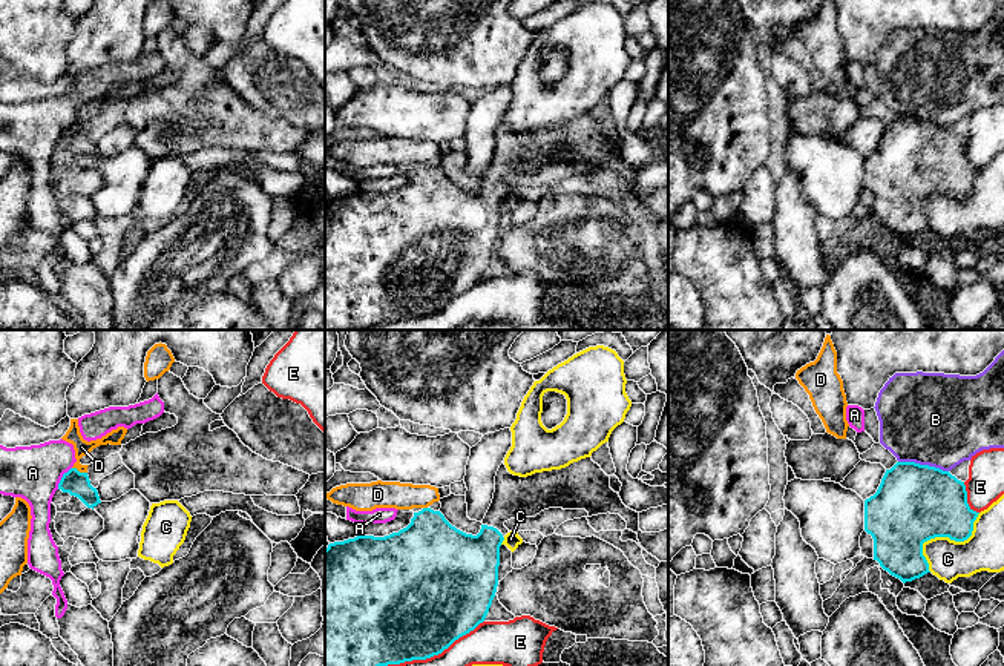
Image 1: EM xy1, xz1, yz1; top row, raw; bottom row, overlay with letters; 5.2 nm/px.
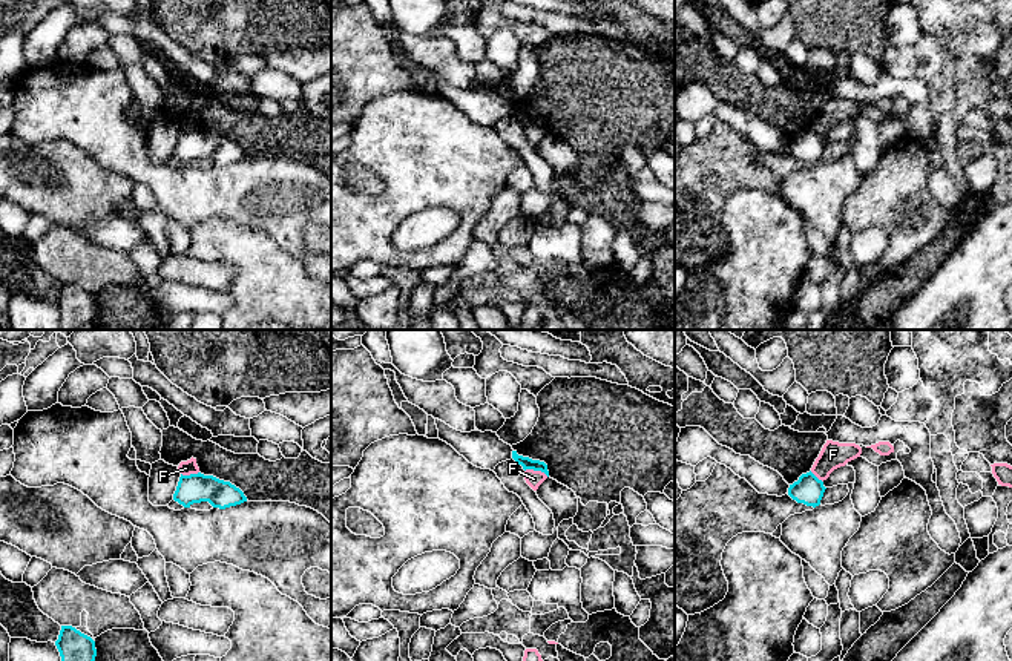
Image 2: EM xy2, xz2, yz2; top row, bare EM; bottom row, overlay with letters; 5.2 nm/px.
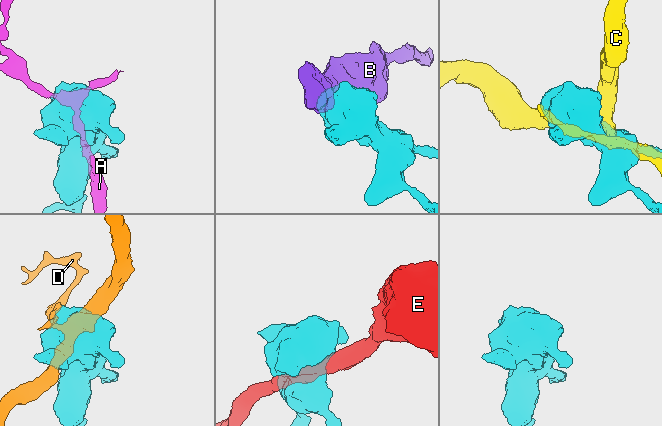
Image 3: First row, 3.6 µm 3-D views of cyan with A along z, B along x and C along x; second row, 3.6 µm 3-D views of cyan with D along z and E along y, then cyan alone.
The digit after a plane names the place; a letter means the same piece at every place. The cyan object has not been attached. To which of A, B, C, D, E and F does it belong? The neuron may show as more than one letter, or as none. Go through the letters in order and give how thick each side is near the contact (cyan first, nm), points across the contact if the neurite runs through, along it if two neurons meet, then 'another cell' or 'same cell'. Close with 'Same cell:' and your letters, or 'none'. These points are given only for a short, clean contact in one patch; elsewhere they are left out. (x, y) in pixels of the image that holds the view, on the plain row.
A: calibres 130 and 280 nm; border xy1 (71, 123), (63, 131), (57, 145); another cell
B: calibres 400 and 480 nm; another cell
C: calibres 400 and 200 nm; another cell
D: calibres 130 and 90 nm; another cell
E: calibres 400 and 190 nm; another cell
F: calibres 60 and 90 nm; border xz2 (525, 126), (540, 126), (548, 132); another cell
Same cell: none

